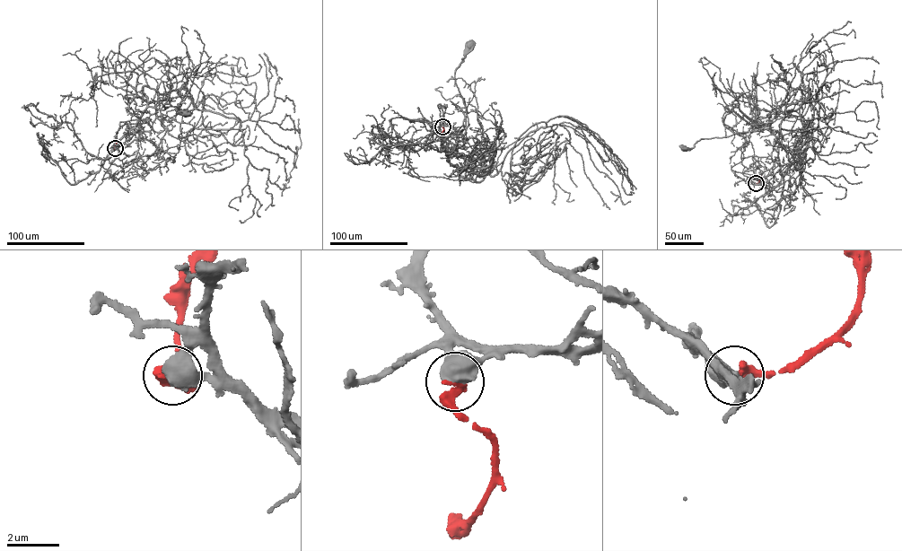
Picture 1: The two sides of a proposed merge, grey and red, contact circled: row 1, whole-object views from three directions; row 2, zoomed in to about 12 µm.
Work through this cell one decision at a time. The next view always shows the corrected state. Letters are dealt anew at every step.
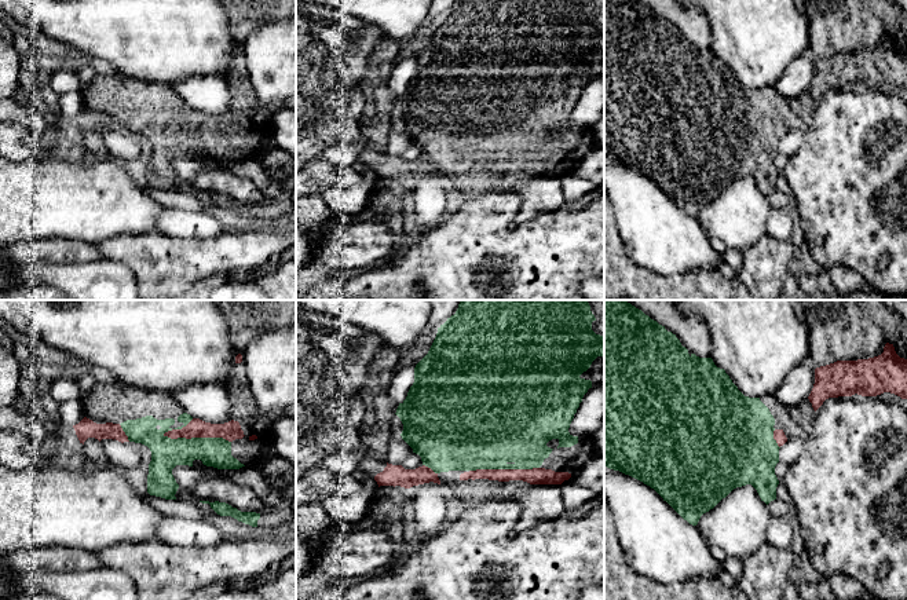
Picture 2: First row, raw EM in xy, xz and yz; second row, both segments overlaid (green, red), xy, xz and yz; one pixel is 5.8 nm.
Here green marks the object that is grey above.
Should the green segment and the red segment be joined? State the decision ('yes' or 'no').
yes

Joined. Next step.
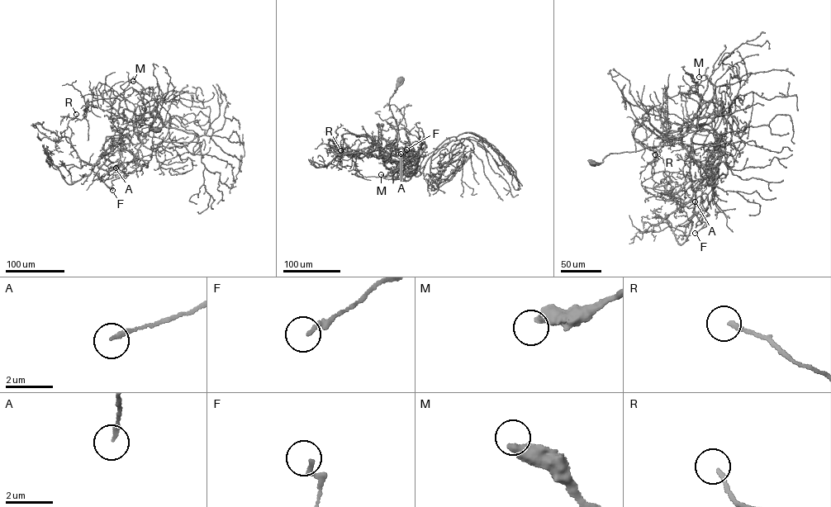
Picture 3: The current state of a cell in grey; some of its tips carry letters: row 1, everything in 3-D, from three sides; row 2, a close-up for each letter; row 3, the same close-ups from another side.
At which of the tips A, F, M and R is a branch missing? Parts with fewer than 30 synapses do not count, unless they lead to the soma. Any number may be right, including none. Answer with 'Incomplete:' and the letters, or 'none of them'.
Incomplete: M

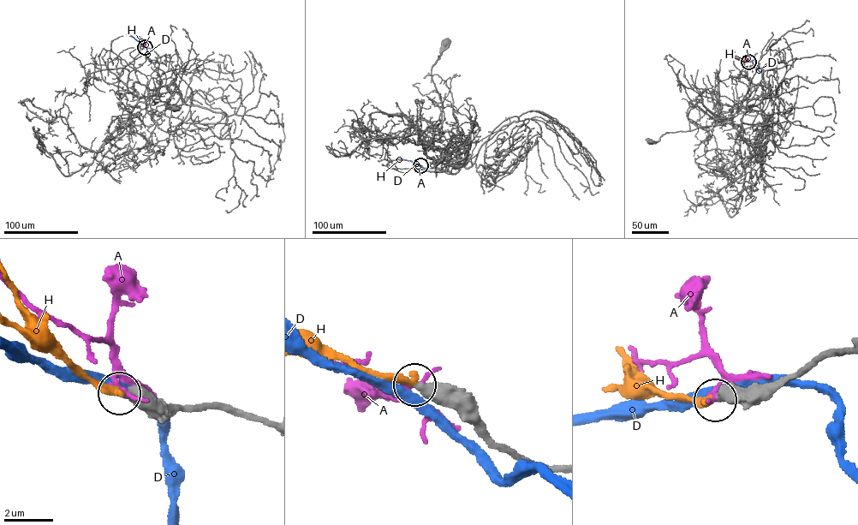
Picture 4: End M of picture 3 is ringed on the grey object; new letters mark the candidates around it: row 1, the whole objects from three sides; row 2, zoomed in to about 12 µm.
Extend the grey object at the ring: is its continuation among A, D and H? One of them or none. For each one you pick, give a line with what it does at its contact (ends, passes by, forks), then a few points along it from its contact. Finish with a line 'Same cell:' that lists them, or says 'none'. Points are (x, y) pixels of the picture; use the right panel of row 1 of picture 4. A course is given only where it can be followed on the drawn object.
H: It ends there. Its course: (748, 62), (735, 58)
Same cell: H

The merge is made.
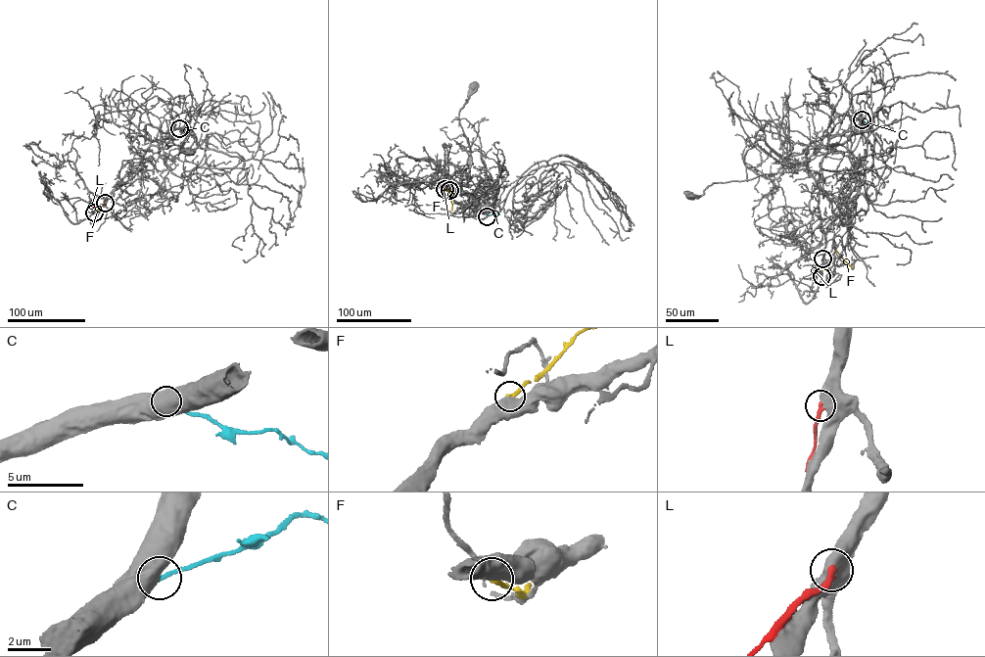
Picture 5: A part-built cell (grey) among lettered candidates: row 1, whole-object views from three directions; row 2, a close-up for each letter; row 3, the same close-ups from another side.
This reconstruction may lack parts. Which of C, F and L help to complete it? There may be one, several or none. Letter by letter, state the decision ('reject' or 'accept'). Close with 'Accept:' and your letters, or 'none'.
C: reject
F: reject
L: reject
Accept: none

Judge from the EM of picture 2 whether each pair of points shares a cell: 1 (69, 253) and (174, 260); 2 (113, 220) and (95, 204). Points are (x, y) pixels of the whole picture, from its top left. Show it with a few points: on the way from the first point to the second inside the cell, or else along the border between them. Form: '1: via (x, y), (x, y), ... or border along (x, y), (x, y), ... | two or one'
1: border along (95, 244), (102, 259) | two
2: via (109, 216), (99, 207) | one

